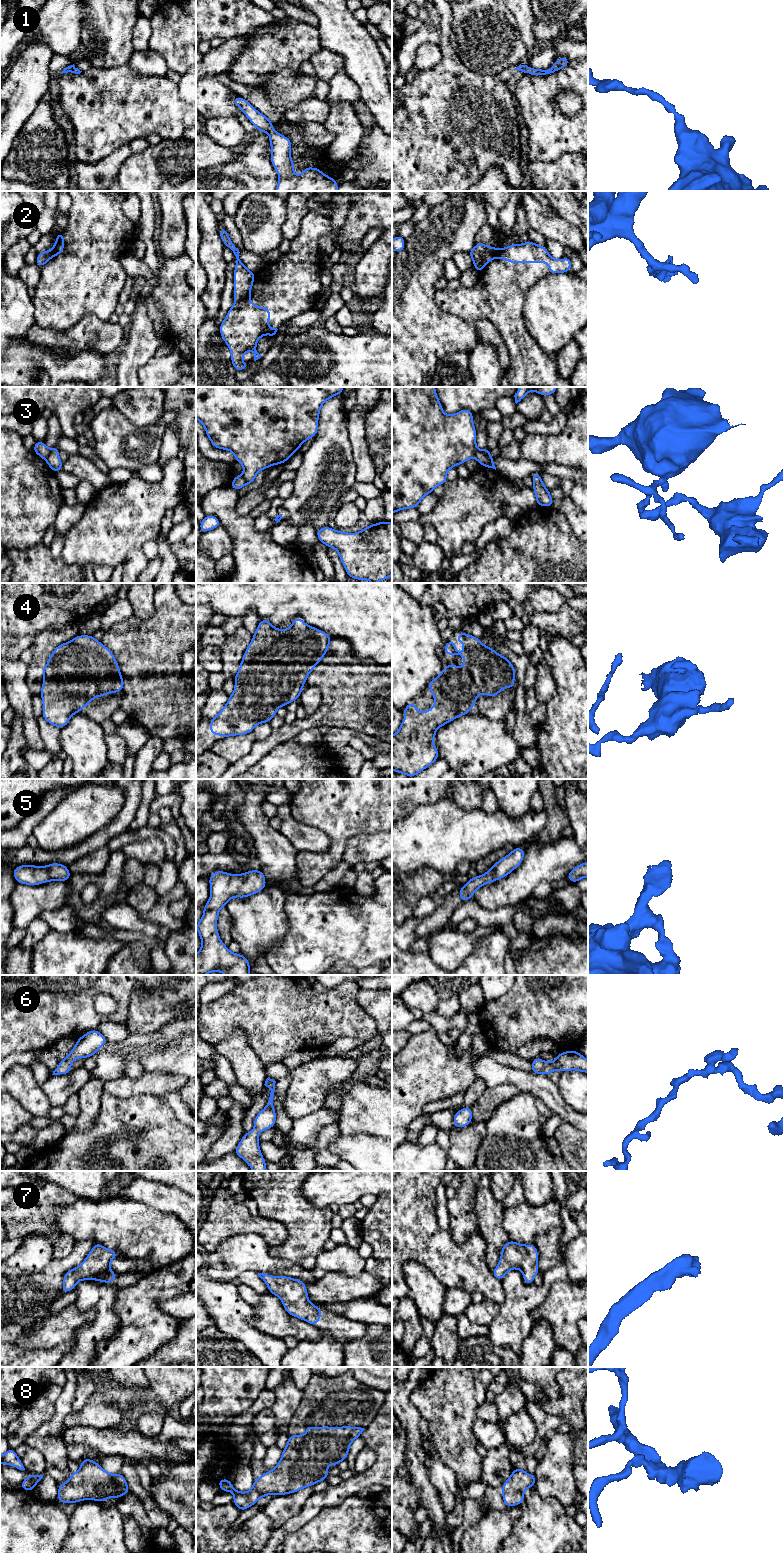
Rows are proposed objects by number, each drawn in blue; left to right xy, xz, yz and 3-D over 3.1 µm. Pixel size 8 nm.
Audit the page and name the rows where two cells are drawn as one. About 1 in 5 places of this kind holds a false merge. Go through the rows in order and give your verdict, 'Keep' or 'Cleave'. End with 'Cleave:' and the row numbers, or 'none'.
1: Keep
2: Cleave
3: Cleave
4: Keep
5: Keep
6: Keep
7: Keep
8: Keep
Cleave: 2, 3

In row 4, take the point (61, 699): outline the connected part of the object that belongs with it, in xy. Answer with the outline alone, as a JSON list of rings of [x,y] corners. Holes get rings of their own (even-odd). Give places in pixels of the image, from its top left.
[[[79,634],[74,639],[58,645],[42,673],[42,717],[60,729],[69,723],[72,715],[80,713],[95,697],[122,692],[124,687],[124,679],[112,651],[92,635]]]

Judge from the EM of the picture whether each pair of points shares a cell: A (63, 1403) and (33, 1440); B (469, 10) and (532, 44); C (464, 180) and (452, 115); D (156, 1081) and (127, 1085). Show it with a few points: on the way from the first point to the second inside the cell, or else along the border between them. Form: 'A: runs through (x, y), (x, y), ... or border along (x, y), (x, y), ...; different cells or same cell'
A: runs through (60, 1413), (58, 1419), (43, 1434); same cell
B: border along (513, 16), (520, 38), (528, 50); different cells
C: runs through (452, 164), (452, 131); same cell
D: runs through (149, 1083), (134, 1085); same cell

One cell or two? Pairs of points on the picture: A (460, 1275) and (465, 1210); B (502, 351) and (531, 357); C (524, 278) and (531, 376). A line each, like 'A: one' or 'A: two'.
A: two
B: two
C: one

